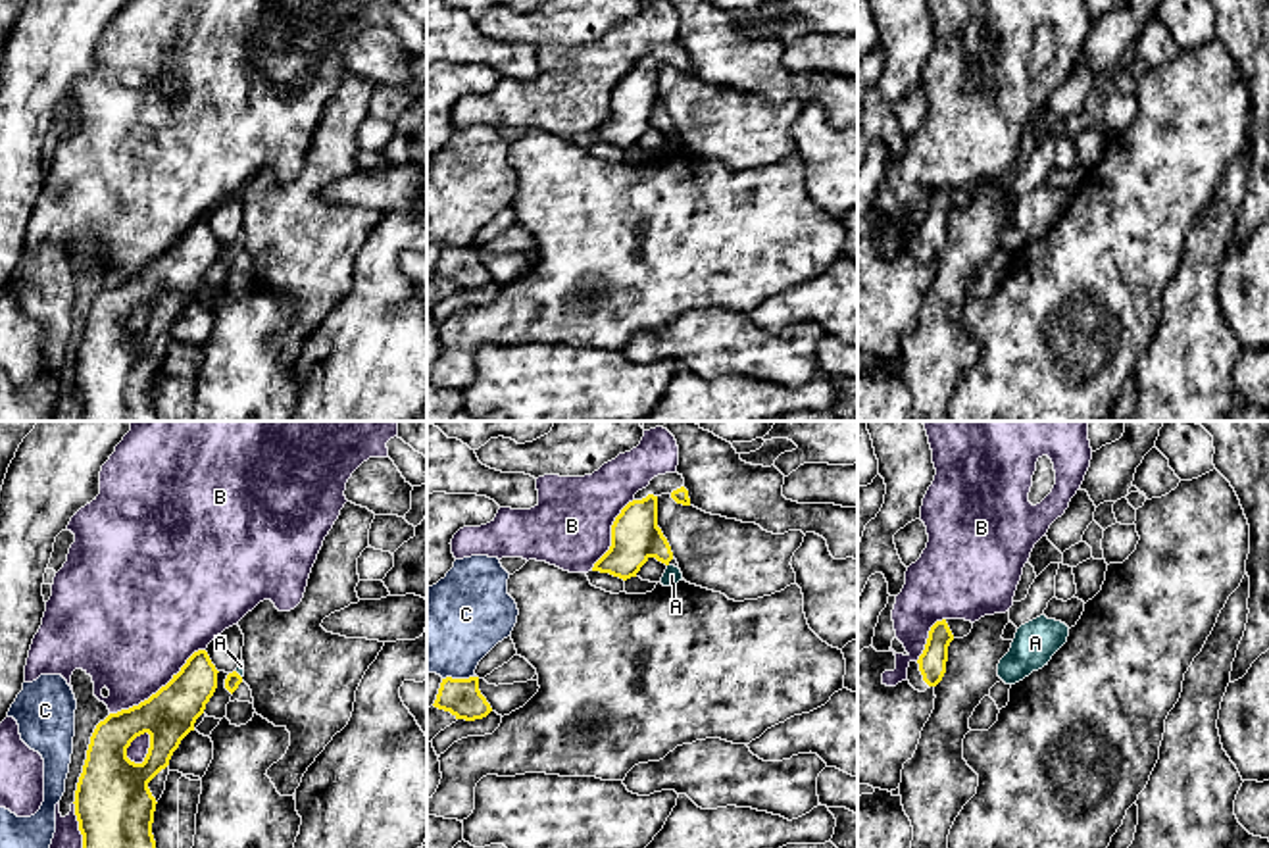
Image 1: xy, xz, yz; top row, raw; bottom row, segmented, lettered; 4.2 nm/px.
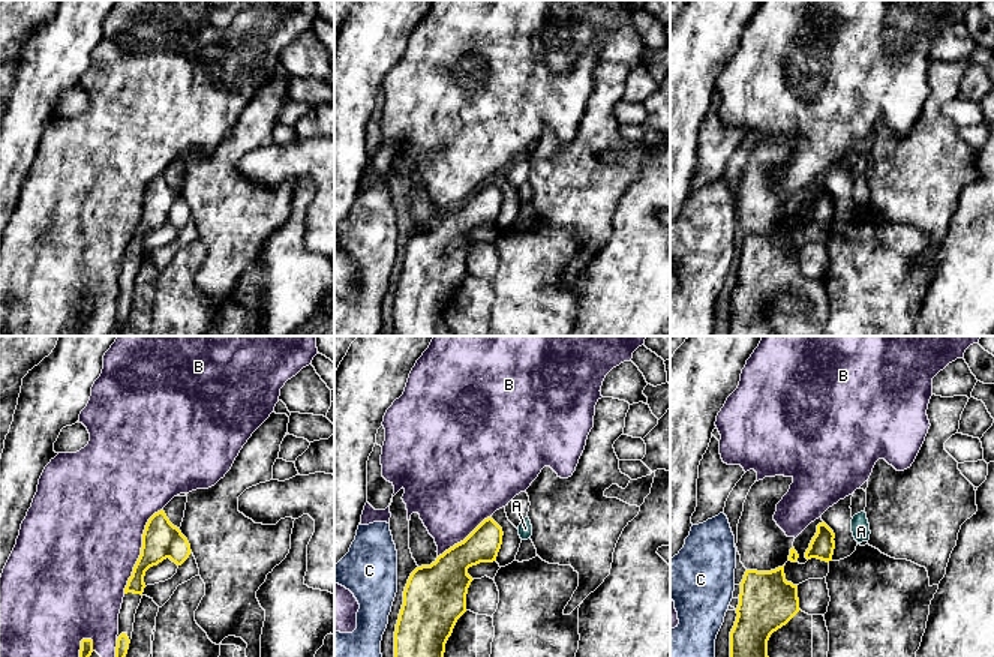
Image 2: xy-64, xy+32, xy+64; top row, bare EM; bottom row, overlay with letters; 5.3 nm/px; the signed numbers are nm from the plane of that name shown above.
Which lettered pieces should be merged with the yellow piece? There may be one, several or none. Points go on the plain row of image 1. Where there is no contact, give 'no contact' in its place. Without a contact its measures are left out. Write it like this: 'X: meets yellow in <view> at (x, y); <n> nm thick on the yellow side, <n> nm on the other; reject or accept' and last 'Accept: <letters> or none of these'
A: meets yellow in xy at (239, 245); 70 nm thick on the yellow side, 30 nm on the other; accept
B: meets yellow in xy at (160, 258); 220 nm thick on the yellow side, 480 nm on the other; reject
C: meets yellow in xz at (458, 249); 160 nm thick on the yellow side, 380 nm on the other; reject
Accept: A

